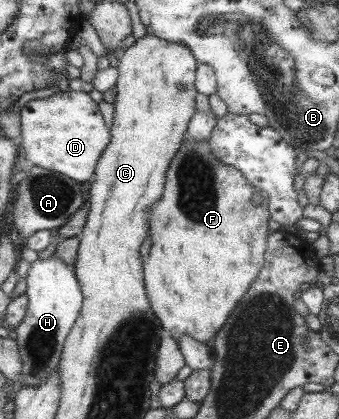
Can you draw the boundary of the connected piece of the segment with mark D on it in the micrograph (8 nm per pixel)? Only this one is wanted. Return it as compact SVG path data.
M59 91L51 97L31 99L20 110L19 146L25 160L33 167L63 174L74 182L83 183L95 175L101 150L109 144L109 130L103 116L97 112L97 104L86 92Z

